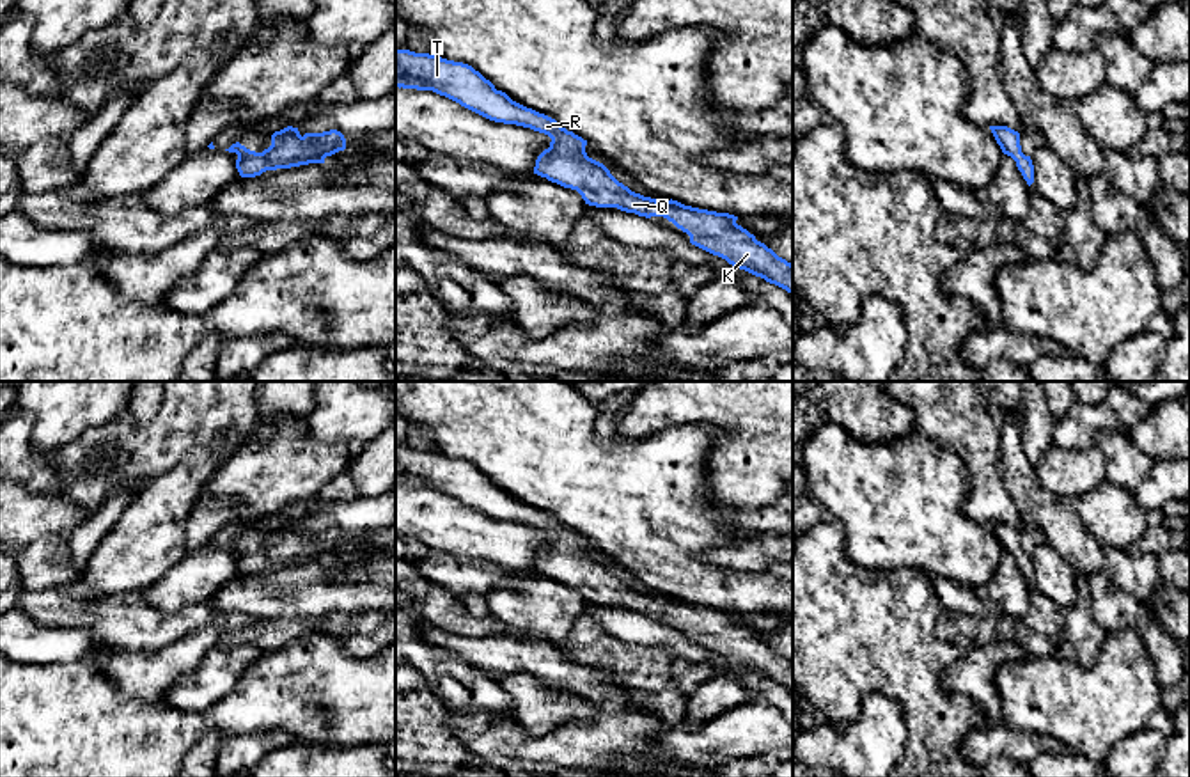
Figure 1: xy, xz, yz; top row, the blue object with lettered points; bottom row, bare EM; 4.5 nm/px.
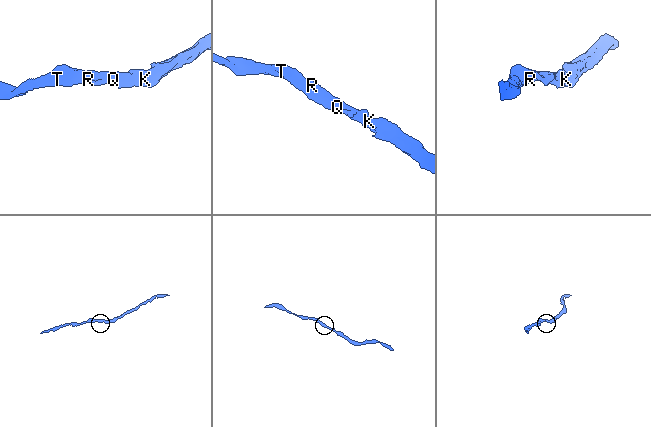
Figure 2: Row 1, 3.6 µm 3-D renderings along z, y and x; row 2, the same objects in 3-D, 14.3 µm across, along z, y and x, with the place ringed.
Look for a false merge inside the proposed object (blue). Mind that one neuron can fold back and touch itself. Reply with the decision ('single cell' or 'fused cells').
single cell

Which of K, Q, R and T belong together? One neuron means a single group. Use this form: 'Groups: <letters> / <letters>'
Groups: K Q R T

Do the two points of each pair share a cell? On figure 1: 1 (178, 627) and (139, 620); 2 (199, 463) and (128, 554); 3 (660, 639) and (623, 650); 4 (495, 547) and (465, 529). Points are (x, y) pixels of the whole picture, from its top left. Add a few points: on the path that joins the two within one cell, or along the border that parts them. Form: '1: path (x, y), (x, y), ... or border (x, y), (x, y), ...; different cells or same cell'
1: path (169, 627), (148, 627); same cell
2: path (181, 486), (164, 506), (151, 531); same cell
3: border (603, 628), (625, 641), (662, 646), (674, 659); different cells
4: path (488, 540), (472, 534); same cell

